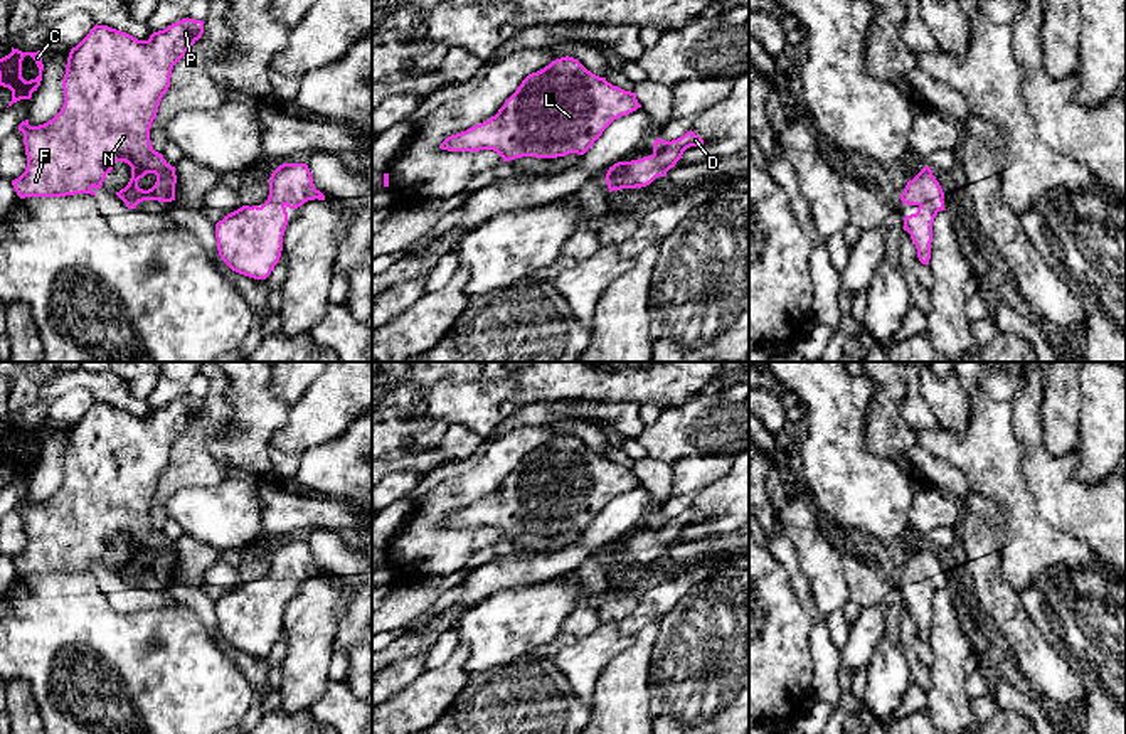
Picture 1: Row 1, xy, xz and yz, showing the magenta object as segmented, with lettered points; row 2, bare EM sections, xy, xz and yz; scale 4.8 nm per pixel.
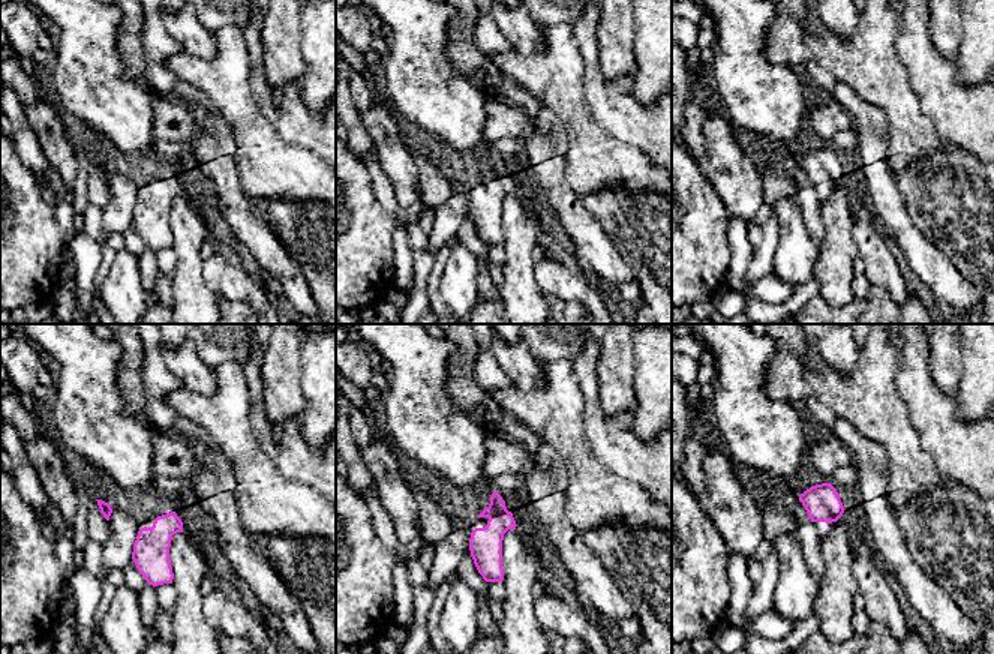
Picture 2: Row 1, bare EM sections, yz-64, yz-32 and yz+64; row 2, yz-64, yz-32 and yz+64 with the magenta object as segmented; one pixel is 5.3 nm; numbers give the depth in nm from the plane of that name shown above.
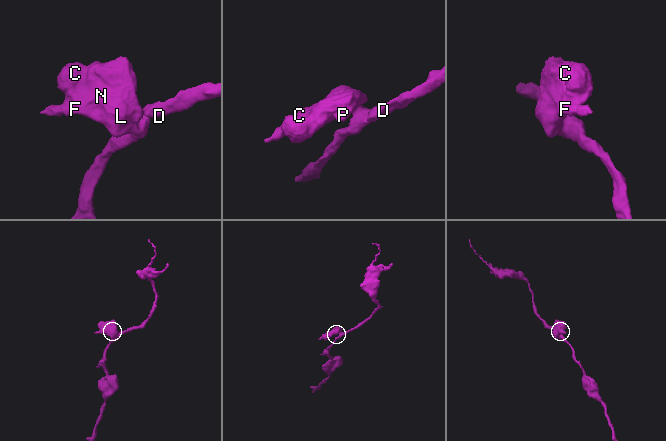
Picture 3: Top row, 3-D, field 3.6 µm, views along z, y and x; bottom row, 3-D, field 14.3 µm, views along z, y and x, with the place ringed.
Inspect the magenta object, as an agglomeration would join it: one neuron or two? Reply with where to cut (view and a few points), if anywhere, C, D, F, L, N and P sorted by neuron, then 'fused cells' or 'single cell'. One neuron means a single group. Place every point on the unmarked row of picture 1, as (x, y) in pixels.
cut none; groups C D F L N P; single cell

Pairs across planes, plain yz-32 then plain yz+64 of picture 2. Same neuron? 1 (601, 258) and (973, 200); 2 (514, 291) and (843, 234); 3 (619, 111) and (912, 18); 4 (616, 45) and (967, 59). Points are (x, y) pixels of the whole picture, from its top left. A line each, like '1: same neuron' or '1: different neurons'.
1: different neurons
2: same neuron
3: same neuron
4: different neurons

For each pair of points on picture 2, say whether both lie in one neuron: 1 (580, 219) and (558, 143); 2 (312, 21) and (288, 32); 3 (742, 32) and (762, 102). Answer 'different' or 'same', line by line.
1: same
2: different
3: same

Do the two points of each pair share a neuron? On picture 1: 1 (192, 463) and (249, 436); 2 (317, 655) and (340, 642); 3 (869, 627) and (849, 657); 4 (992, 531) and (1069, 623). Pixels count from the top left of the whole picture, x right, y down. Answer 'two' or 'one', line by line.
1: two
2: two
3: one
4: two

